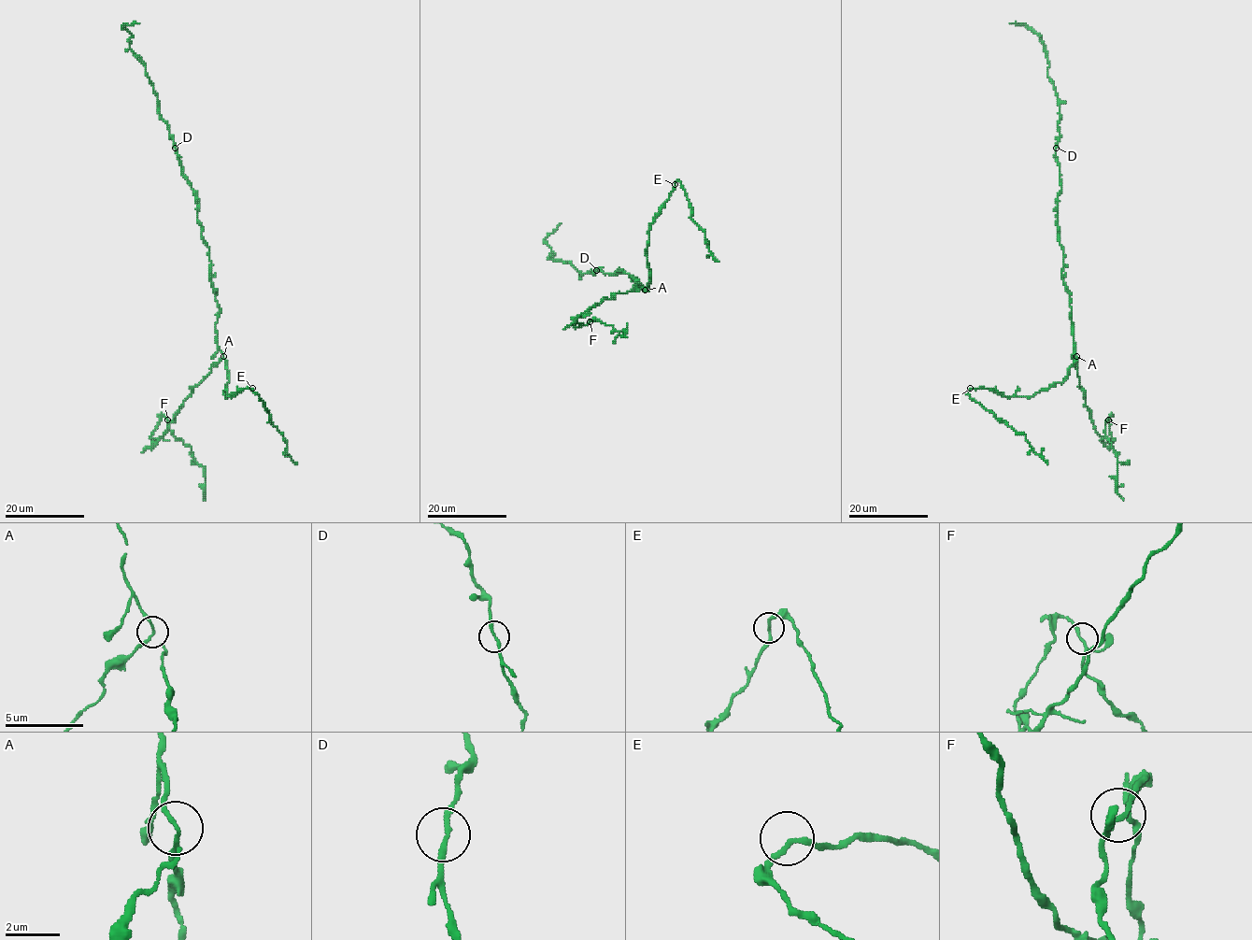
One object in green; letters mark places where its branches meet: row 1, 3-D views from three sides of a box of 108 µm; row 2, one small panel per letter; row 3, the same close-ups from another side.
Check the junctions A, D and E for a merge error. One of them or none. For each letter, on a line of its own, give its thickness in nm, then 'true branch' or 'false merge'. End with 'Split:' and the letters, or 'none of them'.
A: calibre 110 nm; false merge
D: calibre 170 nm; true branch
E: calibre 180 nm; true branch
Split: A

